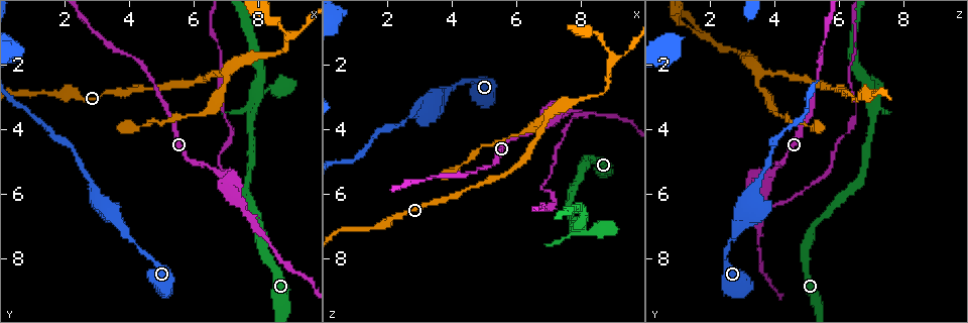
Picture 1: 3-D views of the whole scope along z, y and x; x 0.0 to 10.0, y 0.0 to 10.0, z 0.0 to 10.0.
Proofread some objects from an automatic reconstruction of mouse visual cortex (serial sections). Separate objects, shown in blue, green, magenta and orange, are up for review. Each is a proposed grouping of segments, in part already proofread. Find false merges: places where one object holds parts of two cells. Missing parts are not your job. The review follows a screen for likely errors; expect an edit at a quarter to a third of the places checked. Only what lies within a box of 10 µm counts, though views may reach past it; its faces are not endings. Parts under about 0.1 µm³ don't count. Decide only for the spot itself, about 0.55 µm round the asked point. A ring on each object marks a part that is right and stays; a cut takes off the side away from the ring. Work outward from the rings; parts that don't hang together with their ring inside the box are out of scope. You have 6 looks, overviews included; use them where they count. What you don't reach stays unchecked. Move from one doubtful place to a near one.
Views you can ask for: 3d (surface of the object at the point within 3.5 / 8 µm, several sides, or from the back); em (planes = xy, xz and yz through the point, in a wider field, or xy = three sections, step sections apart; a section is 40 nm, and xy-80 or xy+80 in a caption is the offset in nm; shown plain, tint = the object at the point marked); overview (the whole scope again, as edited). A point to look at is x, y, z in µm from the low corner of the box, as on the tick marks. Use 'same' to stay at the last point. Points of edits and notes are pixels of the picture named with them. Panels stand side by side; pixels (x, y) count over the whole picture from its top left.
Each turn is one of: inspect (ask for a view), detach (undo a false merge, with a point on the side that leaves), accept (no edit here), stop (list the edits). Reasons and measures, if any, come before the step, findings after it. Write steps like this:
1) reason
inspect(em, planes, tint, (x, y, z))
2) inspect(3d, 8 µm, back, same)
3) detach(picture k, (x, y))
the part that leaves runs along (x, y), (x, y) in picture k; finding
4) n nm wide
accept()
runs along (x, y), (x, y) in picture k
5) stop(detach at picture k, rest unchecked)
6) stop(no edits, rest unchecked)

abrupt turn
inspect(3d, 3.5 µm, back, (7.00, 2.35, 3.60))

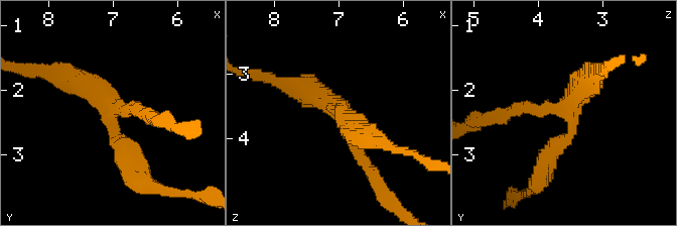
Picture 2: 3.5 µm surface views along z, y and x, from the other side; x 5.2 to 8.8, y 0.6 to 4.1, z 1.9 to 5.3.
3 arms; arms of 150, 300, 350 nm; need the tissue
inspect(em, xy, step 3, tint, (7.00, 2.30, 3.60))

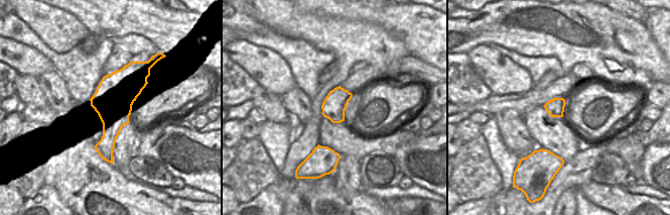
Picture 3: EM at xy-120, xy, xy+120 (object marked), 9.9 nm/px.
cut it another way
inspect(em, xy, step 5, tint, same)

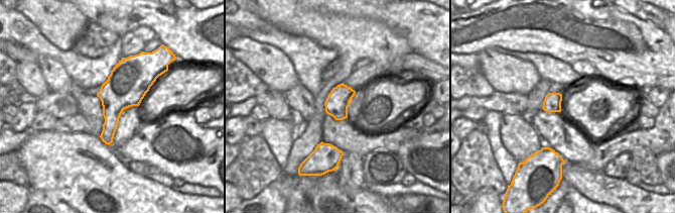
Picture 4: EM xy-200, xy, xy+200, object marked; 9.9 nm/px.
accept()
runs along (367, 165), (340, 109), (289, 88) in picture 2; all the same cell

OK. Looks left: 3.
sharp bend
inspect(3d, 8 µm, (7.70, 6.80, 3.45))

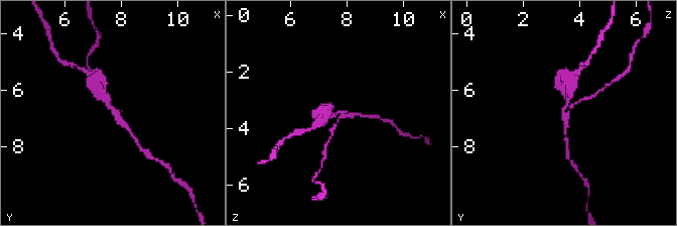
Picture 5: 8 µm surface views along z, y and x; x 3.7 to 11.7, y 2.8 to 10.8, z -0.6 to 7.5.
3 arms; arms of 150, 150, 300 nm
inspect(em, xy, step 2, tint, same)

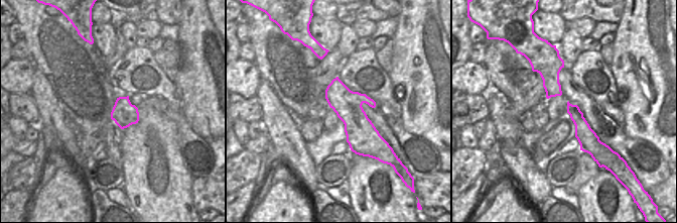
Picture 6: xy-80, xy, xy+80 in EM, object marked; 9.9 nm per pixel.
detach(picture 5, (331, 129))
the part that leaves runs along (340, 115), (326, 147) in picture 5; a second cell is stuck on

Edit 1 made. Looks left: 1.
stop(detach at picture 5, rest unchecked)

